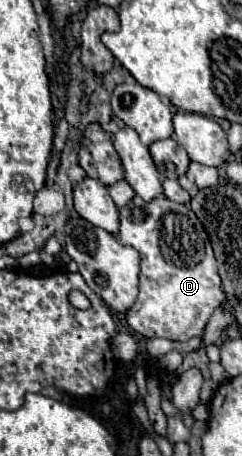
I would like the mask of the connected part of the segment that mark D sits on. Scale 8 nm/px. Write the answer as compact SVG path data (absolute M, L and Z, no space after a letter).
M163 195L153 199L151 203L145 203L143 199L135 197L127 207L119 209L119 219L121 219L119 243L137 249L141 255L139 297L135 305L127 311L127 323L135 333L143 337L165 337L171 341L187 341L191 337L201 337L215 307L223 303L223 291L221 291L221 279L217 275L217 261L213 257L211 241L201 221L195 217L191 209L187 211L191 221L191 263L177 267L173 265L173 261L167 261L163 257L159 239L161 239L161 219L167 211L173 209L169 199Z

